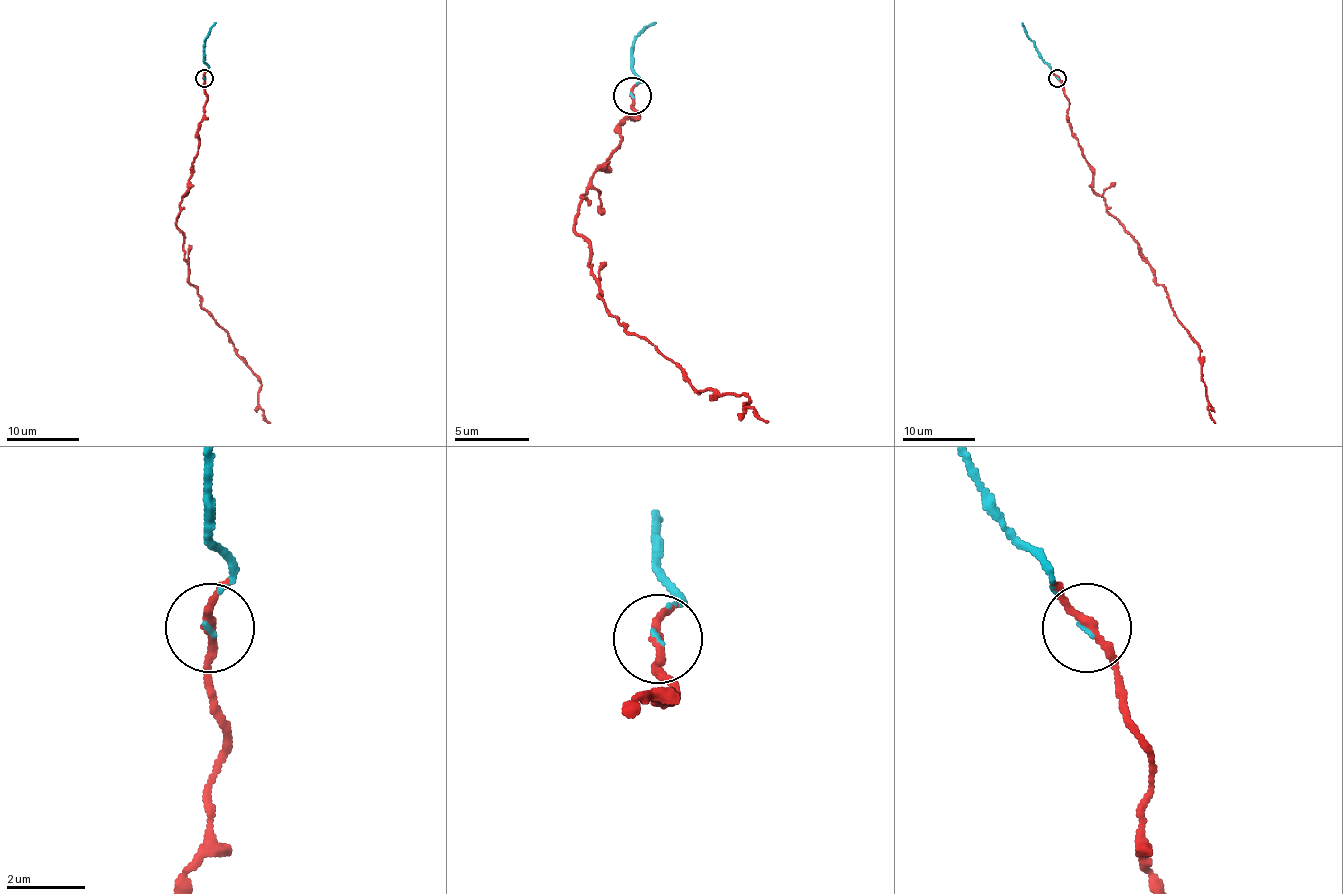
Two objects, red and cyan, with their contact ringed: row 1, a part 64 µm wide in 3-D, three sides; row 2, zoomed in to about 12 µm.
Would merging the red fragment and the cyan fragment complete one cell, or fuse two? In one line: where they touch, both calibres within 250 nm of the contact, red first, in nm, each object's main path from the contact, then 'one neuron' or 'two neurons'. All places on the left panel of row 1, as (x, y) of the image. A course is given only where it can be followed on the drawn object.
(204, 78) | 200/60 nm | red via (204, 78), (204, 120), (176, 226), (183, 233), (188, 280), (260, 383), (259, 407), (269, 423) | cyan via (204, 78), (208, 67), (204, 40), (215, 22) | one neuron

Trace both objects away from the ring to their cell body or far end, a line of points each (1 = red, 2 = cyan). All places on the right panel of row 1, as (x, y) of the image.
1: (1057, 78), (1093, 188), (1140, 248), (1199, 349), (1216, 423)
2: (1057, 78), (1022, 22)

